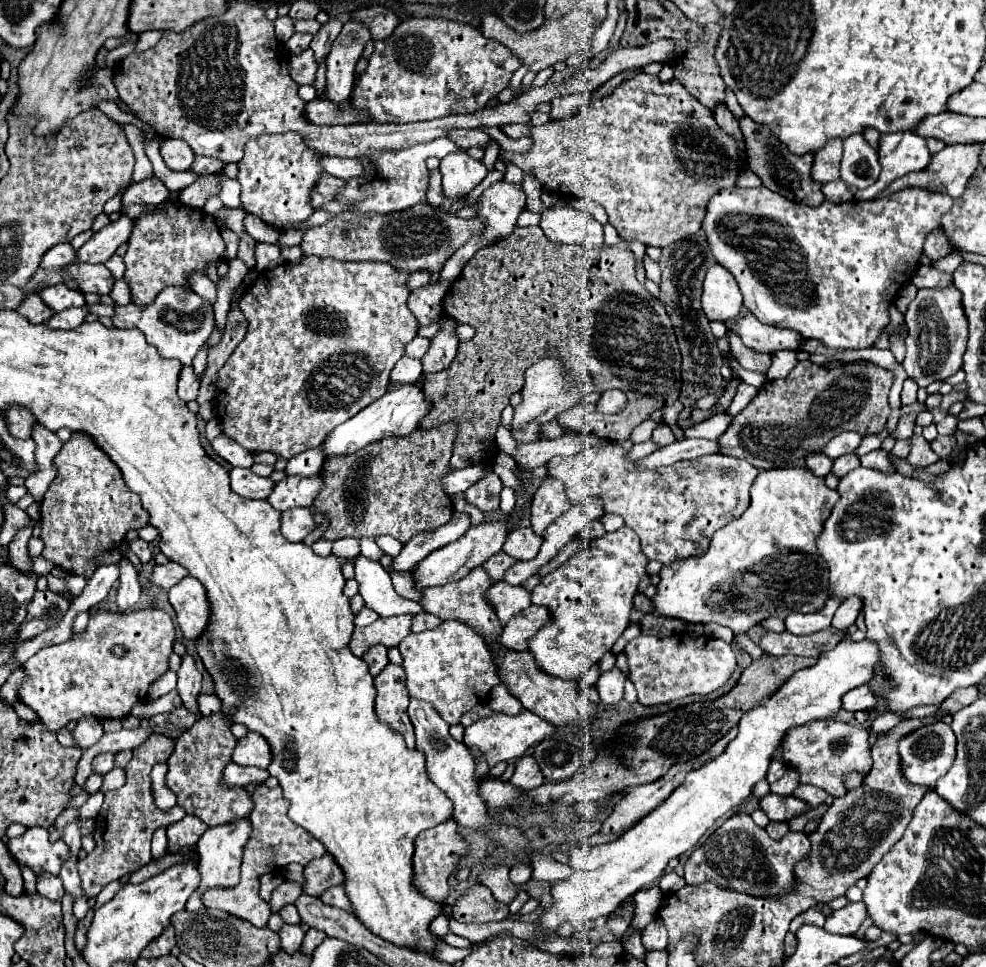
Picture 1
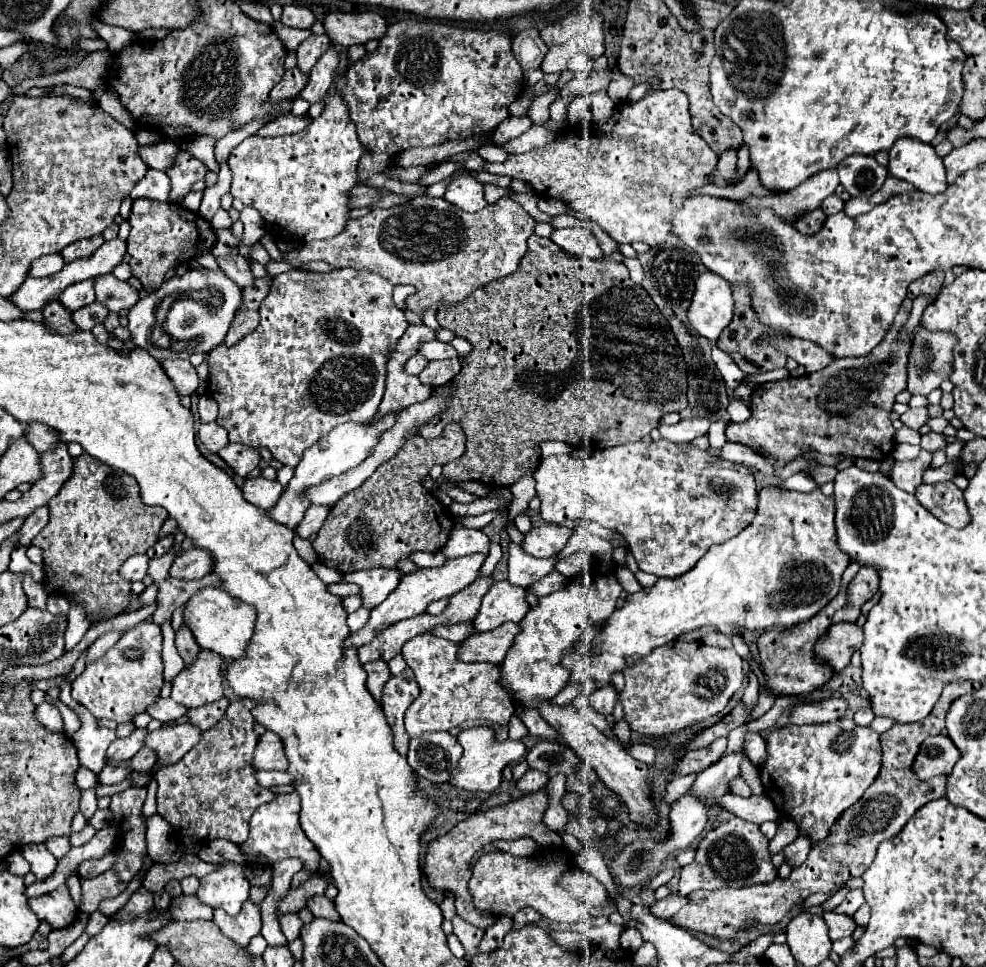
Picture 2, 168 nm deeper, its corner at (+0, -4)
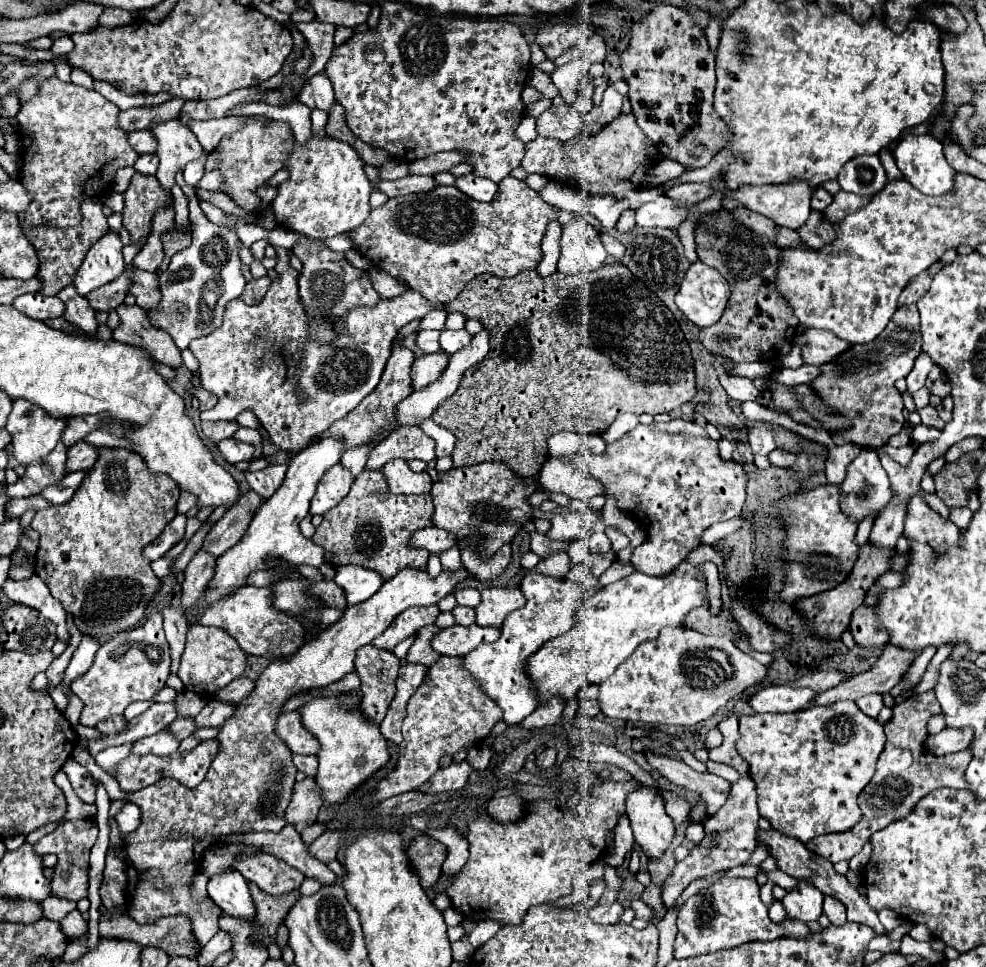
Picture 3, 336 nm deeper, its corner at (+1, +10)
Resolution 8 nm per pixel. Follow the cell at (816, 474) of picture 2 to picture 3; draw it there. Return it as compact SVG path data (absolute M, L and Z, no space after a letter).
M776 448L776 450L768 456L768 460L770 460L774 466L788 468L788 466L792 466L792 464L796 464L796 462L798 462L798 454L792 454L792 452L786 452L786 450Z

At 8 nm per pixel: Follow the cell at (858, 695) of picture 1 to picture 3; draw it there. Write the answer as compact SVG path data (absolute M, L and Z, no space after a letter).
M770 686L754 694L750 704L756 712L798 712L810 708L816 696L818 692L812 692L812 688Z

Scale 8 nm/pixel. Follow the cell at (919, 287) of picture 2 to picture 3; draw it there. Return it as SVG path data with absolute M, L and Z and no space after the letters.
M928 270L920 272L920 276L912 278L908 282L908 286L902 290L898 304L914 304L914 302L918 302L924 296L924 292L928 292L930 284L932 284L932 274Z

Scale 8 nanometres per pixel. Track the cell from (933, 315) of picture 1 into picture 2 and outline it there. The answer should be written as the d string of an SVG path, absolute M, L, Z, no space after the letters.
M917 328L911 354L909 354L909 386L907 390L911 394L923 394L927 396L931 390L939 388L943 380L949 378L949 370L953 368L953 334L925 334L925 330Z

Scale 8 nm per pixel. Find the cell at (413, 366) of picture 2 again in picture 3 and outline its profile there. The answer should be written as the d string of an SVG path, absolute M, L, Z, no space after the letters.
M420 330L418 338L416 338L416 344L424 354L426 352L436 352L436 350L440 350L438 336L440 336L440 332L436 332L436 330Z

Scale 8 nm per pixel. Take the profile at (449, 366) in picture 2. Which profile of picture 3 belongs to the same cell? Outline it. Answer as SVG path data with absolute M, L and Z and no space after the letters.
M434 352L434 354L424 354L422 358L416 358L412 364L412 386L414 390L420 390L428 386L430 382L438 380L448 366L450 354L446 352Z

